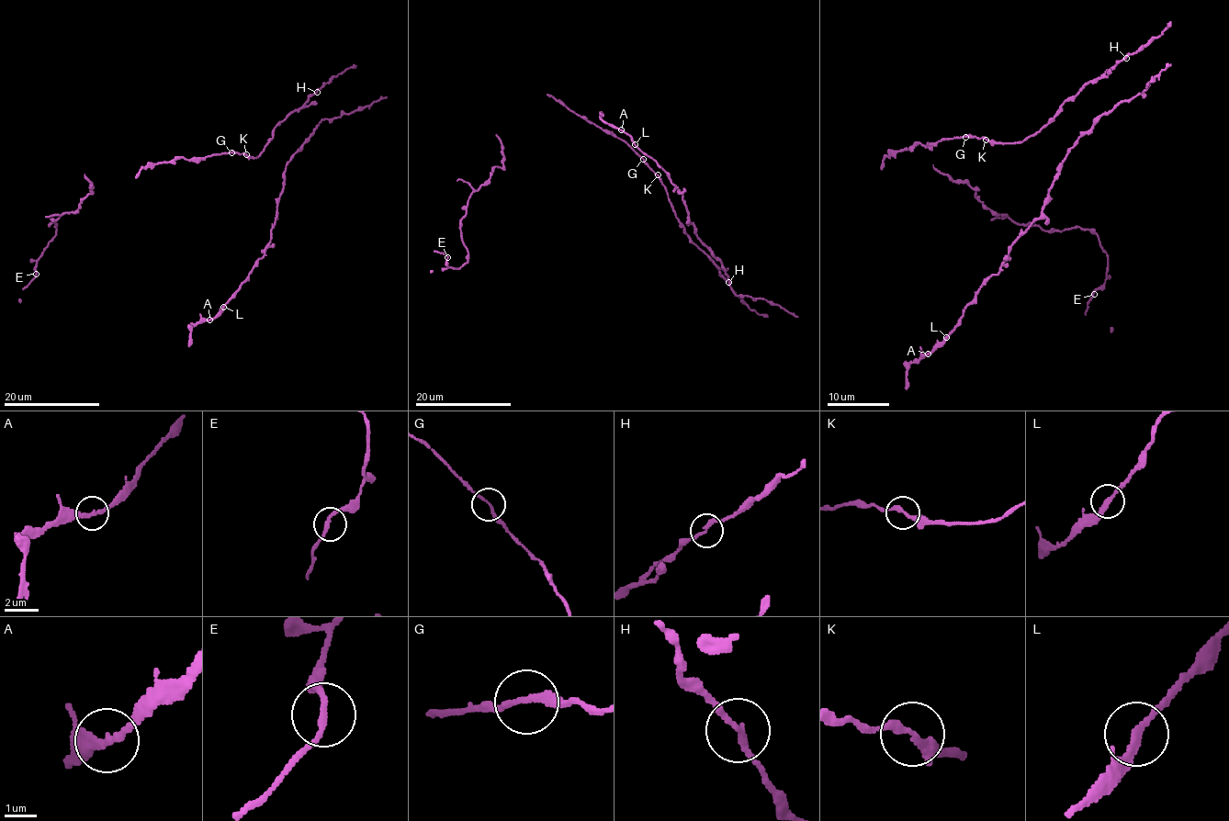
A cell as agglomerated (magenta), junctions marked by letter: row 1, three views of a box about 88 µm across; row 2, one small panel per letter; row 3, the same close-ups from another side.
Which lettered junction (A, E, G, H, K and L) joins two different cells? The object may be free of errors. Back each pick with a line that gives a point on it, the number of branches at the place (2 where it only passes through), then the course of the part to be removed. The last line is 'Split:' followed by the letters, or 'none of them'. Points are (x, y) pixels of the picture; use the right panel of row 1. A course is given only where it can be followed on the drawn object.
Split: none of them

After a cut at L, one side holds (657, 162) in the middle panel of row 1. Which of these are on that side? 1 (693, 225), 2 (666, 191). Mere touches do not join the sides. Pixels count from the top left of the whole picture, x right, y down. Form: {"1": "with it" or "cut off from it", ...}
{"1": "with it", "2": "cut off from it"}

